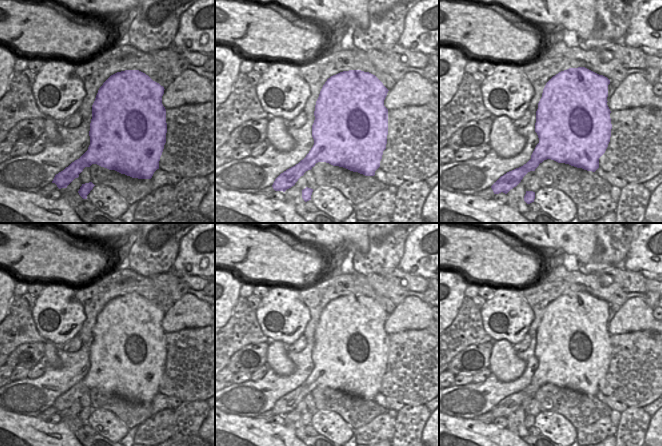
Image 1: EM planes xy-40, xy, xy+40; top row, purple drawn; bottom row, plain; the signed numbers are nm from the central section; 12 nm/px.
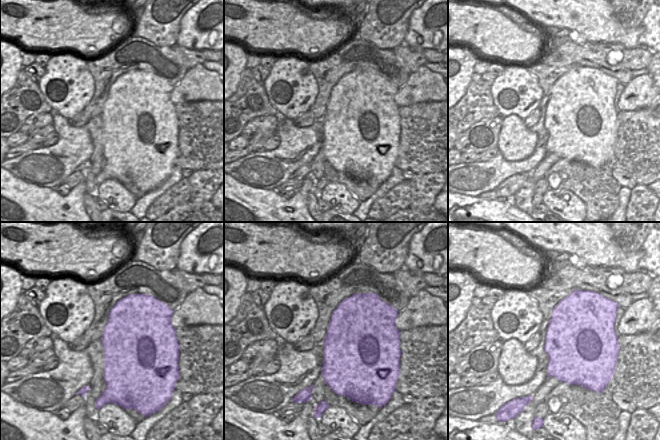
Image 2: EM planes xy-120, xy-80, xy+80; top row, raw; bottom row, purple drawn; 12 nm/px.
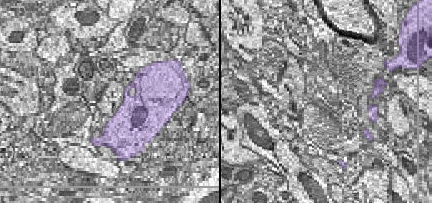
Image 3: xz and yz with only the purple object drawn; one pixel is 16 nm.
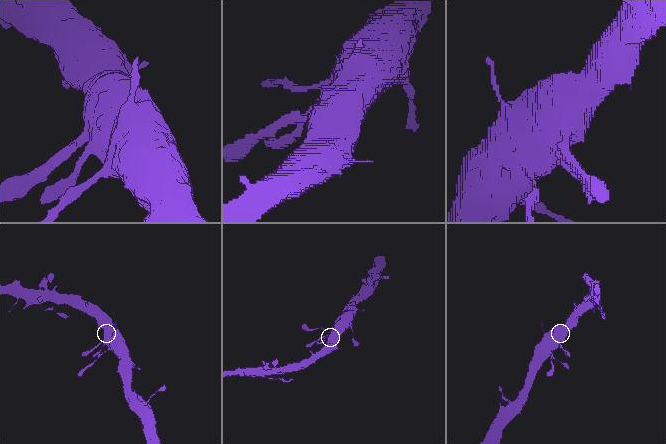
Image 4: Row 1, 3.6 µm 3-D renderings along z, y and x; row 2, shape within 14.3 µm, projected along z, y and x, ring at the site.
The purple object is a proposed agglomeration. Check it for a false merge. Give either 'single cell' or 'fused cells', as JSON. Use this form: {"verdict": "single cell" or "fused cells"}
{"verdict": "single cell"}

